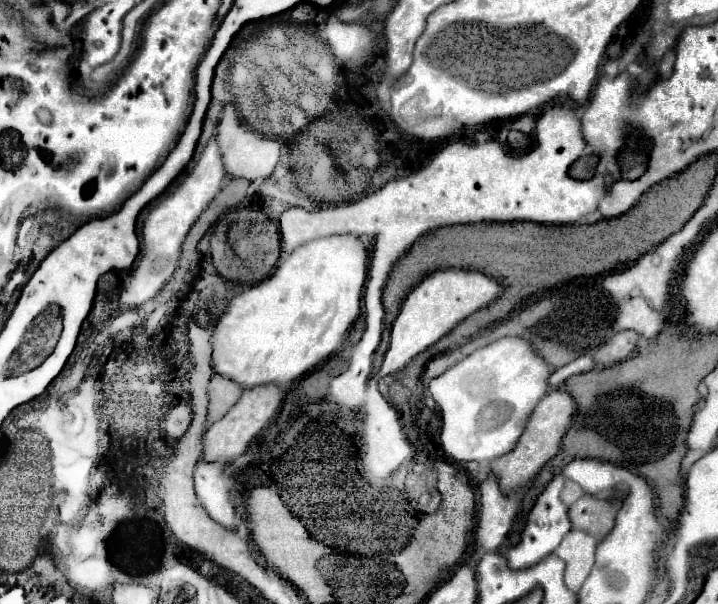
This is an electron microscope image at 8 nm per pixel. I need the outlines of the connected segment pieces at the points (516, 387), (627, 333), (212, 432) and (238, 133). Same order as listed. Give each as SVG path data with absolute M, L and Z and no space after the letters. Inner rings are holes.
M520 336L500 338L474 350L430 382L430 394L442 412L442 448L458 462L492 462L514 450L536 404L546 396L552 368Z
M622 330L622 332L614 334L614 338L610 338L606 344L602 344L598 348L598 352L594 354L596 364L600 368L604 368L604 366L612 366L612 364L626 360L638 346L638 340L640 340L640 334L636 334L634 330Z
M264 384L264 386L254 386L254 388L244 390L242 398L234 404L234 408L230 408L224 418L214 422L204 432L204 454L202 454L202 458L206 462L216 462L216 460L232 460L232 458L244 454L248 444L252 442L252 438L258 436L264 428L268 428L270 420L274 418L276 410L280 408L282 400L284 400L284 392L276 384Z
M228 104L224 108L224 116L218 124L218 136L216 136L222 156L224 156L224 166L226 172L230 174L230 178L246 178L246 180L262 180L266 176L272 174L272 170L276 168L276 164L280 162L282 156L282 144L276 142L270 136L264 136L256 130L252 130L248 124L240 122L236 116L236 110L232 104Z

